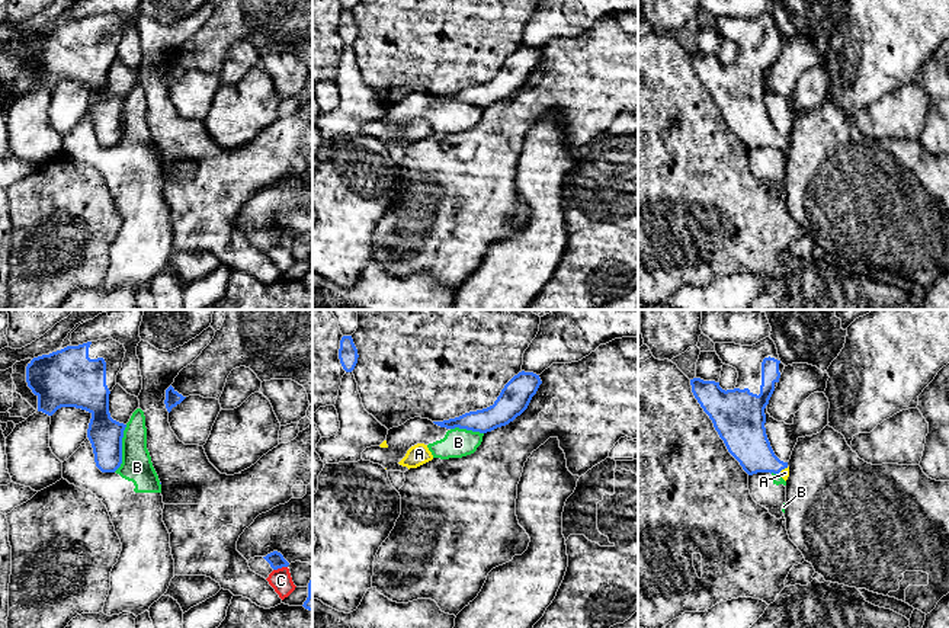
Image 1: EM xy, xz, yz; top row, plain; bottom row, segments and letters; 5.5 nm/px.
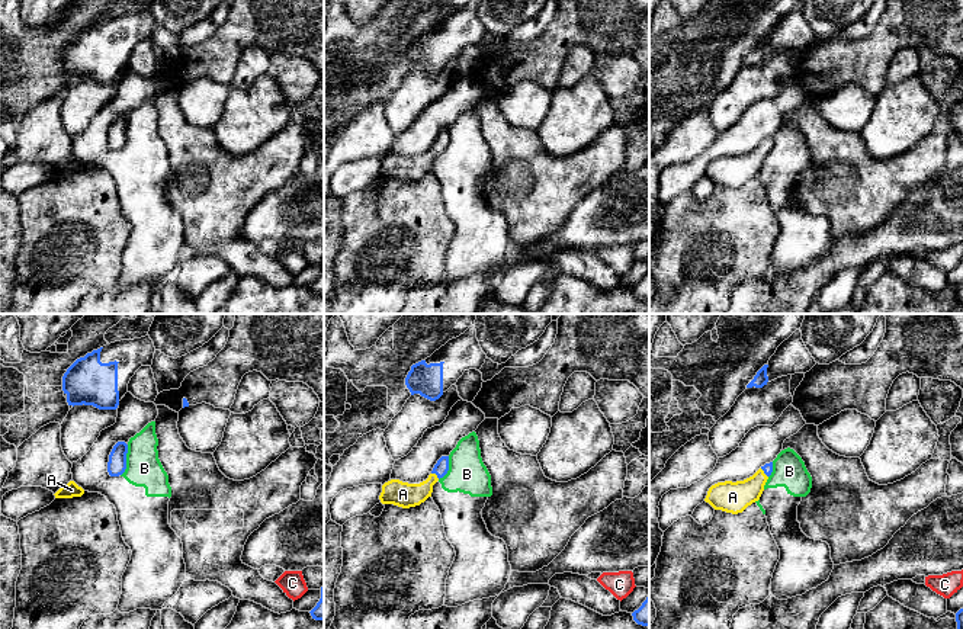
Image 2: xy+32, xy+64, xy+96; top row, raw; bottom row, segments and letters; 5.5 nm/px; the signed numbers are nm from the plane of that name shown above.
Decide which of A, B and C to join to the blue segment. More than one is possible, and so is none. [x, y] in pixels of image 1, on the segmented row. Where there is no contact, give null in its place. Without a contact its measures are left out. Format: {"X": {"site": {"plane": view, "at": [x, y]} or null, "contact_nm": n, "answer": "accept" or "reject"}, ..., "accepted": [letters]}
{"A": {"site": {"plane": "yz", "at": [782, 468]}, "contact_nm": 70, "answer": "accept"}, "B": {"site": {"plane": "xy", "at": [121, 448]}, "contact_nm": 280, "answer": "reject"}, "C": {"site": {"plane": "xy", "at": [279, 567]}, "contact_nm": 80, "answer": "reject"}, "accepted": ["A"]}

